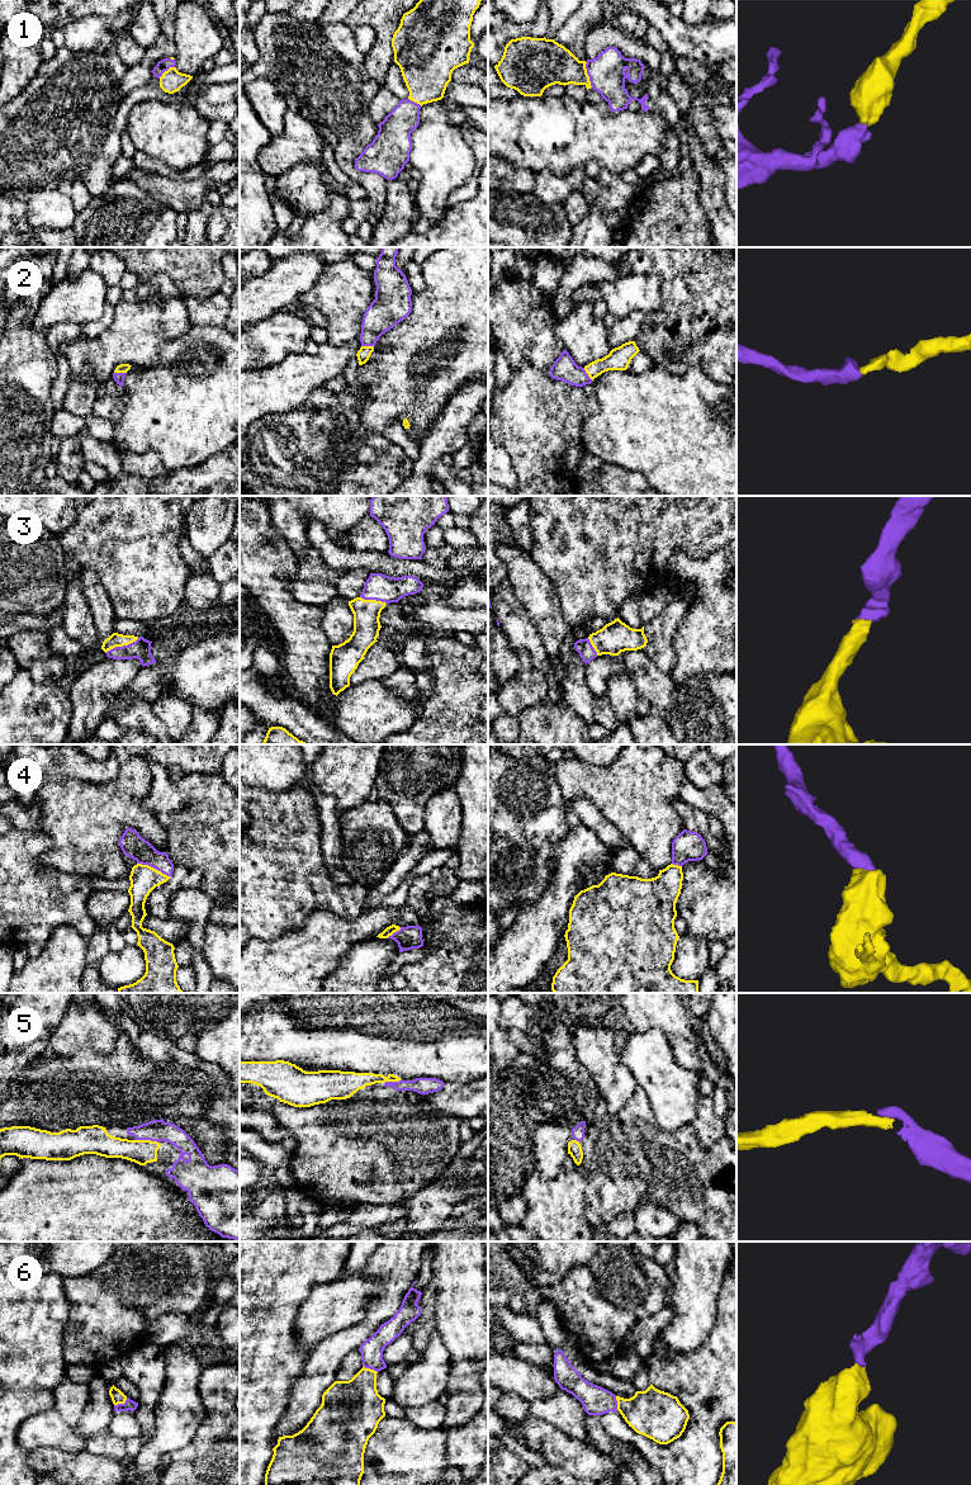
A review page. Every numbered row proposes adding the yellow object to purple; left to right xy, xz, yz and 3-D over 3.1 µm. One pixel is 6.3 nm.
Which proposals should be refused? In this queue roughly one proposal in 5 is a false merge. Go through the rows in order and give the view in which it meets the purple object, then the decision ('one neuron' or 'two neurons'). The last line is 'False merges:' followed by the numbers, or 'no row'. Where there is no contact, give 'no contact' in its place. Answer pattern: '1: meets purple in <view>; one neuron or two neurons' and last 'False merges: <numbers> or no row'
1: meets purple in yz; one neuron
2: meets purple in xy; one neuron
3: meets purple in xy; one neuron
4: meets purple in xy; one neuron
5: meets purple in xy; one neuron
6: meets purple in xy; one neuron
False merges: no row

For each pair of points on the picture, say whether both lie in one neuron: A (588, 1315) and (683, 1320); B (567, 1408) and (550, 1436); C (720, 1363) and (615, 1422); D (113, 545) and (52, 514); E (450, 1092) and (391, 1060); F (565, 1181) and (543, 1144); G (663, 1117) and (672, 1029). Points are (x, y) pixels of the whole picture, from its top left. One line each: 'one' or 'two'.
A: two
B: two
C: one
D: two
E: two
F: two
G: two

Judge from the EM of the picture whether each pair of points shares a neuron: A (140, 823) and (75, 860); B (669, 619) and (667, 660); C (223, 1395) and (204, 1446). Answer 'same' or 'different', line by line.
A: same
B: same
C: same

